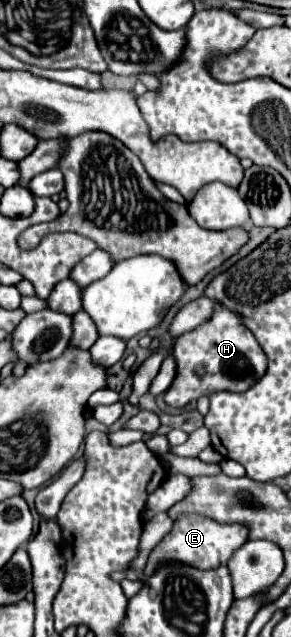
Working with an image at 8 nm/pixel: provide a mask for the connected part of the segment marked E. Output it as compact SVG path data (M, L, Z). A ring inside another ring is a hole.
M196 513L178 515L172 531L152 549L148 563L144 567L144 577L148 579L148 575L152 575L156 567L164 567L164 563L184 563L202 571L218 569L222 565L228 565L232 551L240 549L246 541L248 541L248 525L244 523L218 523L214 519Z

